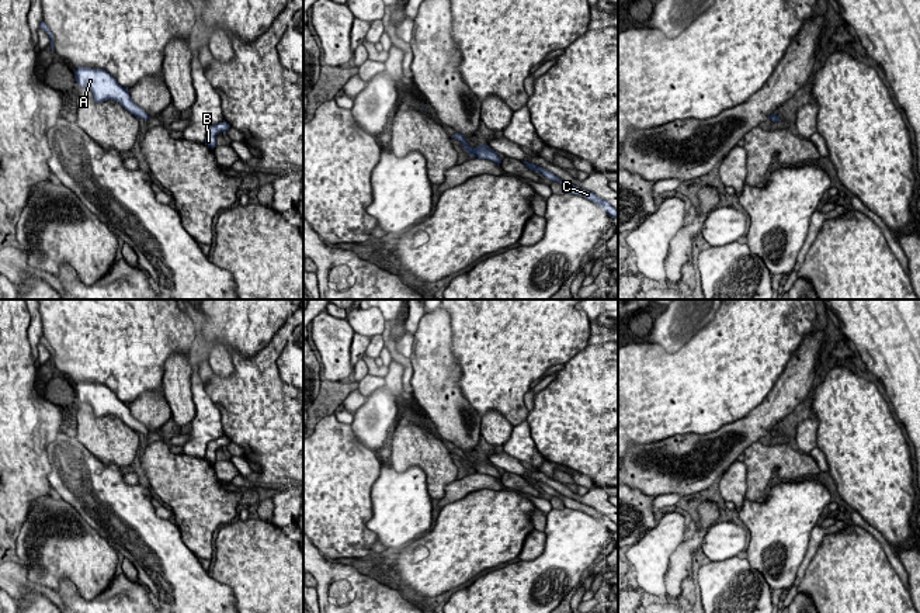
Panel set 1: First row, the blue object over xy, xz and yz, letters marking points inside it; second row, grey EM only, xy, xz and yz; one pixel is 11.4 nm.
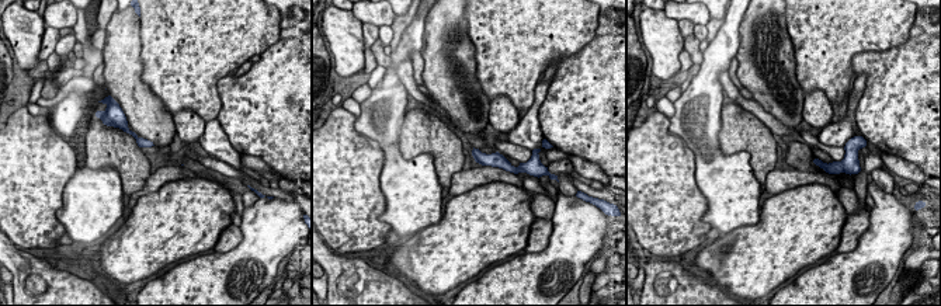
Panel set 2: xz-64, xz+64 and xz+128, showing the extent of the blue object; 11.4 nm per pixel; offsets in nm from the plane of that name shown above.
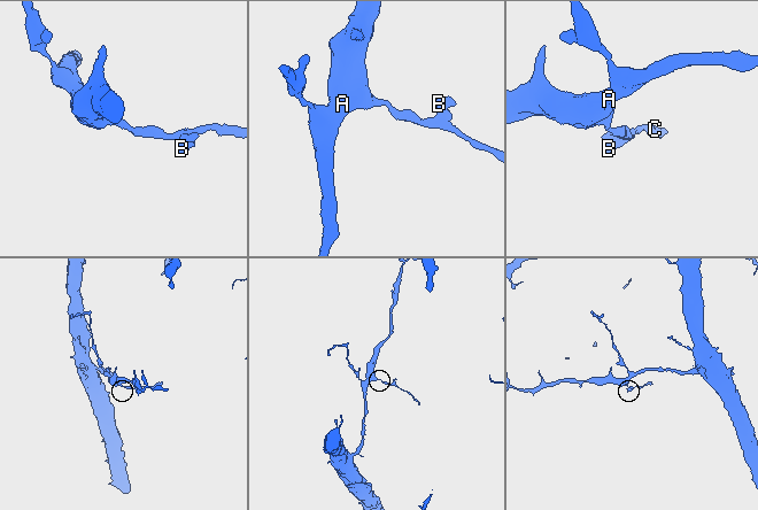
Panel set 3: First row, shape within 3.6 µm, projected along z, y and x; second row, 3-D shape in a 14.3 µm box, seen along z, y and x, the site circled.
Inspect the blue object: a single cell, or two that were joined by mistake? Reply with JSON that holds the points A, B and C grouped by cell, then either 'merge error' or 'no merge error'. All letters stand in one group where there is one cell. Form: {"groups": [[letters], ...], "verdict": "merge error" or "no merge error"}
{"groups": [["A"], ["B", "C"]], "verdict": "merge error"}

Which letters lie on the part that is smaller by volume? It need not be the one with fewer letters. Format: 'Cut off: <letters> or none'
Cut off: B, C

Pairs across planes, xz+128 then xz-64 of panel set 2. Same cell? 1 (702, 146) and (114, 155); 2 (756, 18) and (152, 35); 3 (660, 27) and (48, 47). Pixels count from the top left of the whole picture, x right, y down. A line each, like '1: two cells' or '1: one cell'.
1: two cells
2: two cells
3: two cells

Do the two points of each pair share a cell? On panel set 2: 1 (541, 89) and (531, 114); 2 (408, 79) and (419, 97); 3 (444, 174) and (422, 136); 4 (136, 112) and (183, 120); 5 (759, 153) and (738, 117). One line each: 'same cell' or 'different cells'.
1: same cell
2: same cell
3: same cell
4: different cells
5: same cell

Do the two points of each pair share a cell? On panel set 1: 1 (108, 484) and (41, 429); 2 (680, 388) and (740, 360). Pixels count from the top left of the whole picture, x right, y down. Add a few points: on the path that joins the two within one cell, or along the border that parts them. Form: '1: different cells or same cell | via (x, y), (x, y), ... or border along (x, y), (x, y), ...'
1: different cells | border along (61, 432), (47, 447), (49, 471)
2: same cell | via (695, 388), (701, 388), (725, 370)

